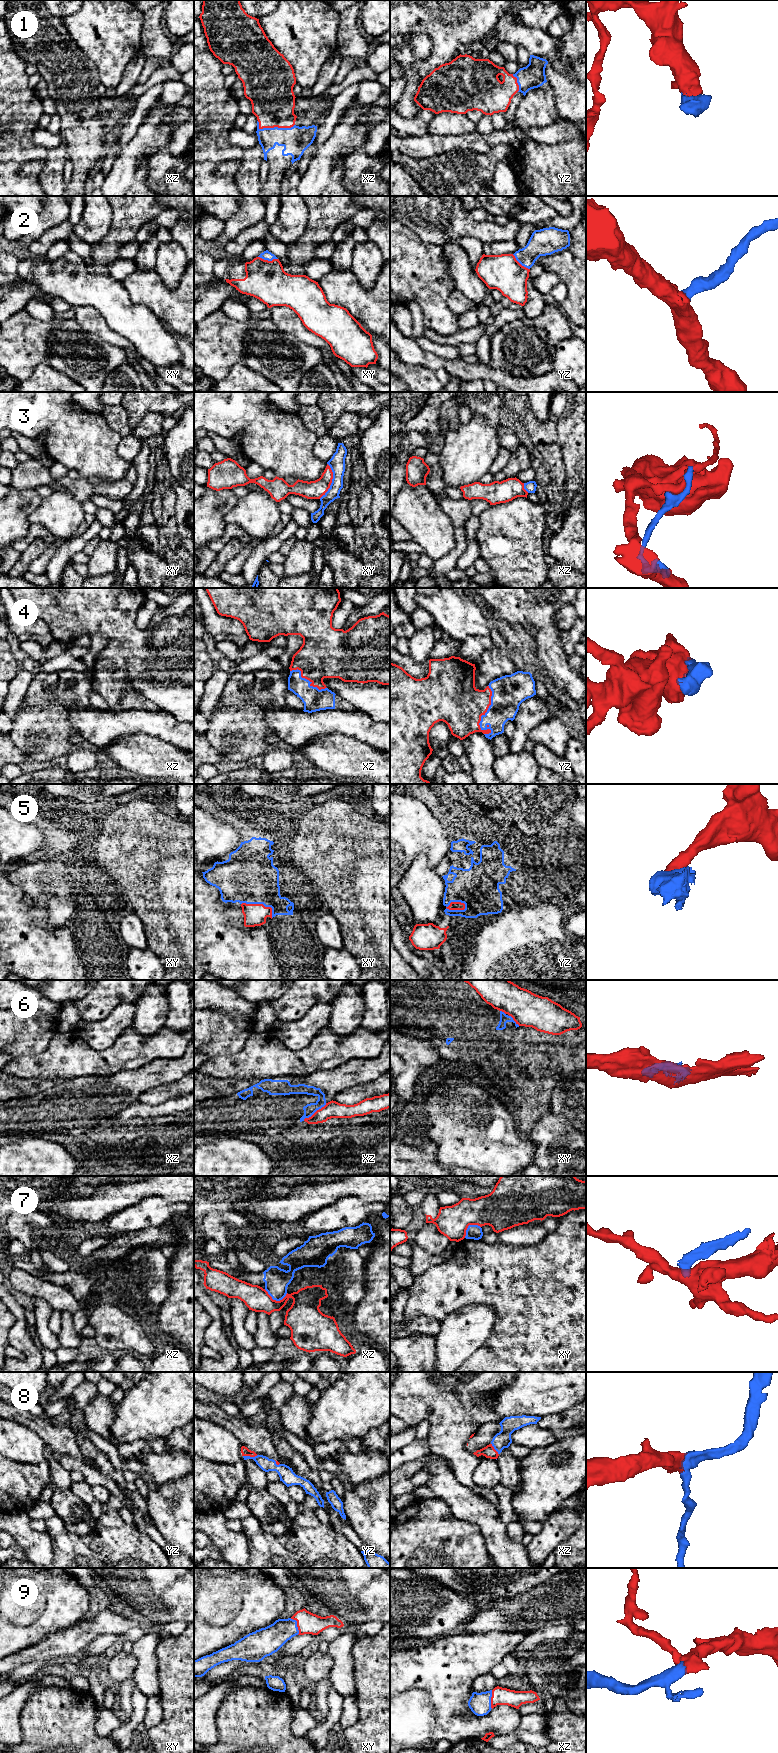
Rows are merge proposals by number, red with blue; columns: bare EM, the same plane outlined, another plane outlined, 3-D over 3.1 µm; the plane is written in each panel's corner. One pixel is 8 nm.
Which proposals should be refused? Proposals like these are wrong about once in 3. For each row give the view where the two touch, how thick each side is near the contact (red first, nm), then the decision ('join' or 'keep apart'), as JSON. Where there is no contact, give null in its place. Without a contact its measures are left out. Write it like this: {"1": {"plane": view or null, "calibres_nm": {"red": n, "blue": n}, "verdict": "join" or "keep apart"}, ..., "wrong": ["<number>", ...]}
{"1": {"plane": "xz", "calibres_nm": {"red": 360, "blue": 220}, "verdict": "join"}, "2": {"plane": "xy", "calibres_nm": {"red": 320, "blue": 80}, "verdict": "join"}, "3": {"plane": "xy", "calibres_nm": {"red": 150, "blue": 130}, "verdict": "keep apart"}, "4": {"plane": "yz", "calibres_nm": {"red": 380, "blue": 240}, "verdict": "join"}, "5": {"plane": "yz", "calibres_nm": {"red": 60, "blue": 340}, "verdict": "join"}, "6": {"plane": "xz", "calibres_nm": {"red": 140, "blue": 90}, "verdict": "keep apart"}, "7": {"plane": "xz", "calibres_nm": {"red": 240, "blue": 190}, "verdict": "keep apart"}, "8": {"plane": "yz", "calibres_nm": {"red": 70, "blue": 110}, "verdict": "join"}, "9": {"plane": "xy", "calibres_nm": {"red": 180, "blue": 220}, "verdict": "join"}, "wrong": ["3", "6", "7"]}

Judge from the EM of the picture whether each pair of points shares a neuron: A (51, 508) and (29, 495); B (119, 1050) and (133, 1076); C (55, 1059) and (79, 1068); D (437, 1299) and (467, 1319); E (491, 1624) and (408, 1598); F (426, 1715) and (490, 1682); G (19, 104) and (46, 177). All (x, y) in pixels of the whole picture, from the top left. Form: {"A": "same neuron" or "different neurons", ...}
{"A": "different neurons", "B": "different neurons", "C": "same neuron", "D": "different neurons", "E": "same neuron", "F": "different neurons", "G": "different neurons"}

